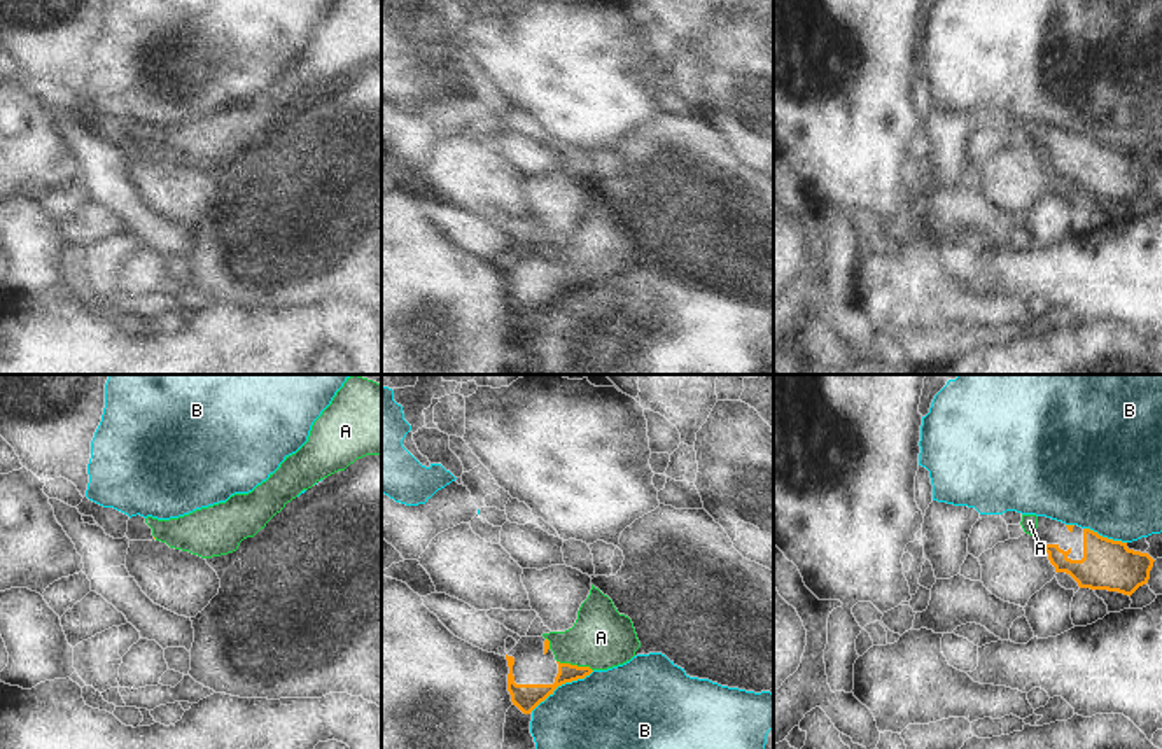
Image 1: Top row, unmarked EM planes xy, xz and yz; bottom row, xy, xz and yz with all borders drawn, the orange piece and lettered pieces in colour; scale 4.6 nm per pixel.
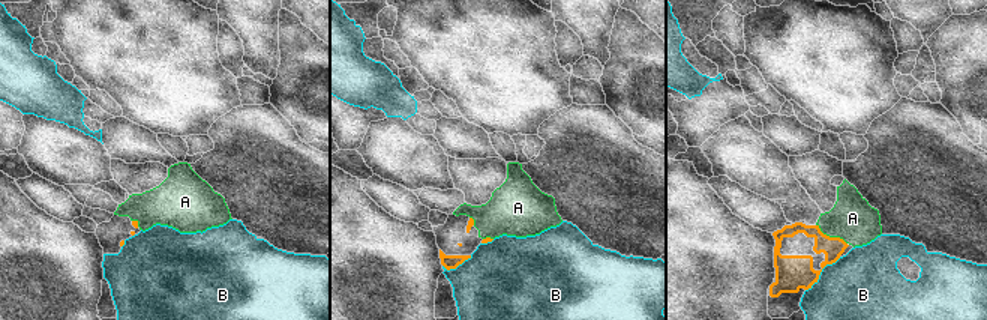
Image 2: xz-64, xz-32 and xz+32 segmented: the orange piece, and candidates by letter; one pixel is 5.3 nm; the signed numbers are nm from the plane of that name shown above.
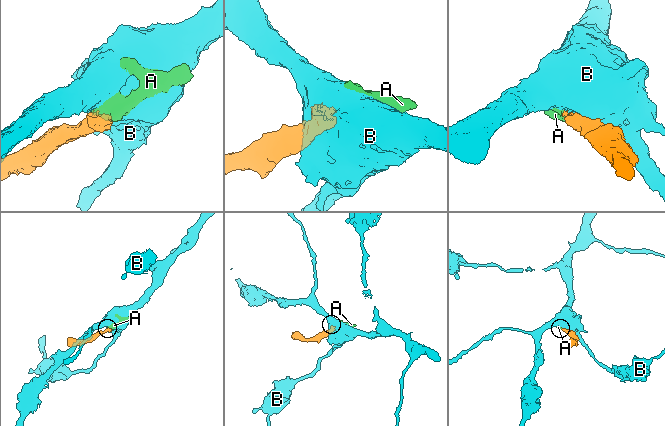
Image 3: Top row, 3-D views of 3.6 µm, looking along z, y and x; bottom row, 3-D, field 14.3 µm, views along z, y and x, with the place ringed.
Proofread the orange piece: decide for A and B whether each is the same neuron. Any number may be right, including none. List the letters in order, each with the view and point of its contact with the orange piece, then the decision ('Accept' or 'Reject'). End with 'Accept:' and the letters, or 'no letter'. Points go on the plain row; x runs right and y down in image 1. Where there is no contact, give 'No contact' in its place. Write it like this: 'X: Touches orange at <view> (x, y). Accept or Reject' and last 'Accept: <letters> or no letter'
A: Touches orange at xz (574, 273). Accept
B: Touches orange at xz (562, 291). Reject
Accept: A.

